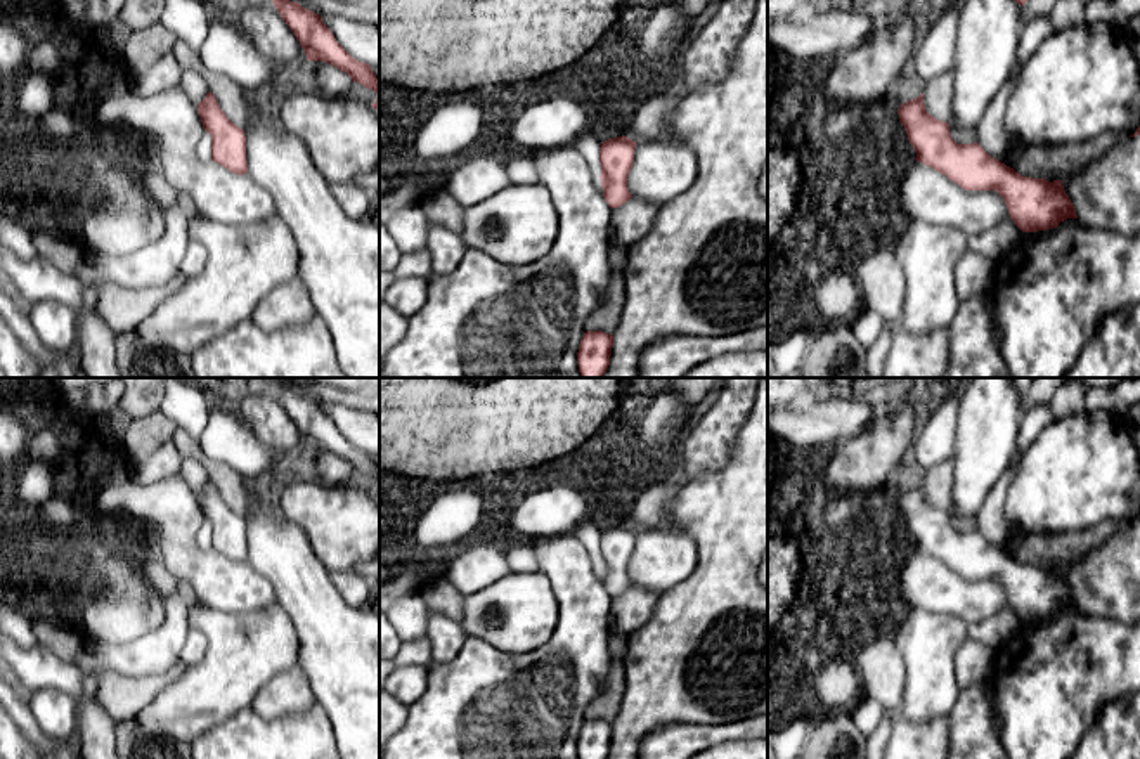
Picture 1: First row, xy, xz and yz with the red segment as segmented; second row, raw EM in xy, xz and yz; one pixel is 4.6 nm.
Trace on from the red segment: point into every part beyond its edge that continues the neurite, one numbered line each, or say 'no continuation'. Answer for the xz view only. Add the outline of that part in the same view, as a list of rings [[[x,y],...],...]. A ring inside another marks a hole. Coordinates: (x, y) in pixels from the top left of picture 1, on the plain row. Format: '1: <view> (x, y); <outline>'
no continuation

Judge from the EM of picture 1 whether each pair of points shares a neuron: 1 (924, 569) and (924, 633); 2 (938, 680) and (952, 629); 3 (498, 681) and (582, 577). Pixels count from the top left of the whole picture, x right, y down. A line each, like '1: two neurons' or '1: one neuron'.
1: two neurons
2: one neuron
3: one neuron

